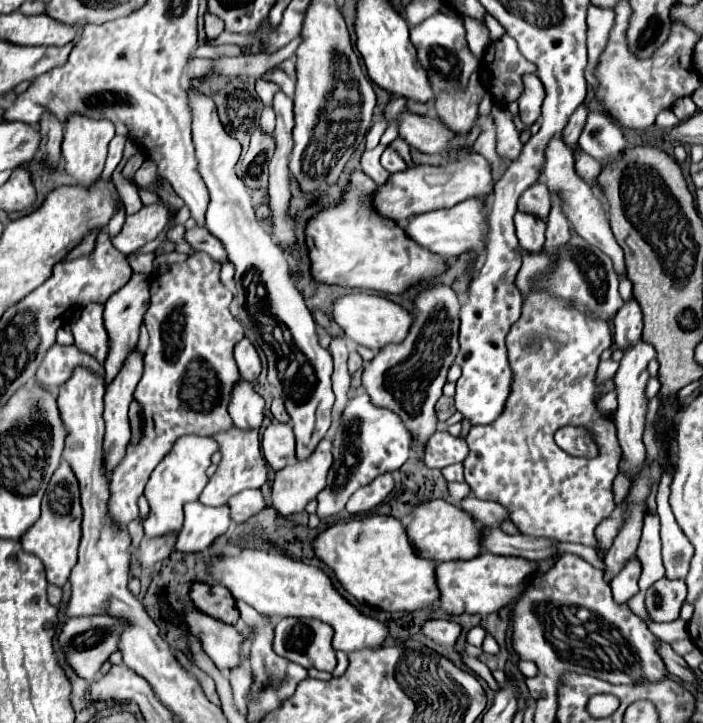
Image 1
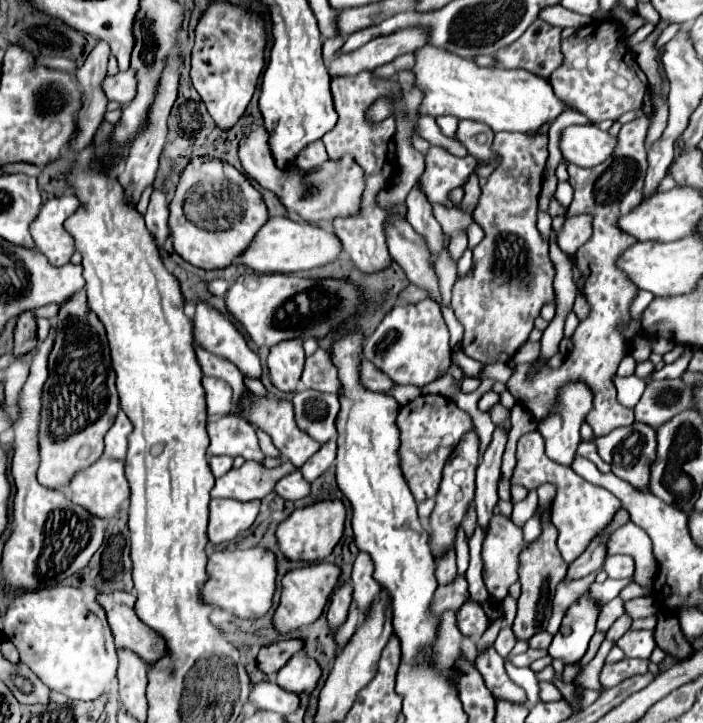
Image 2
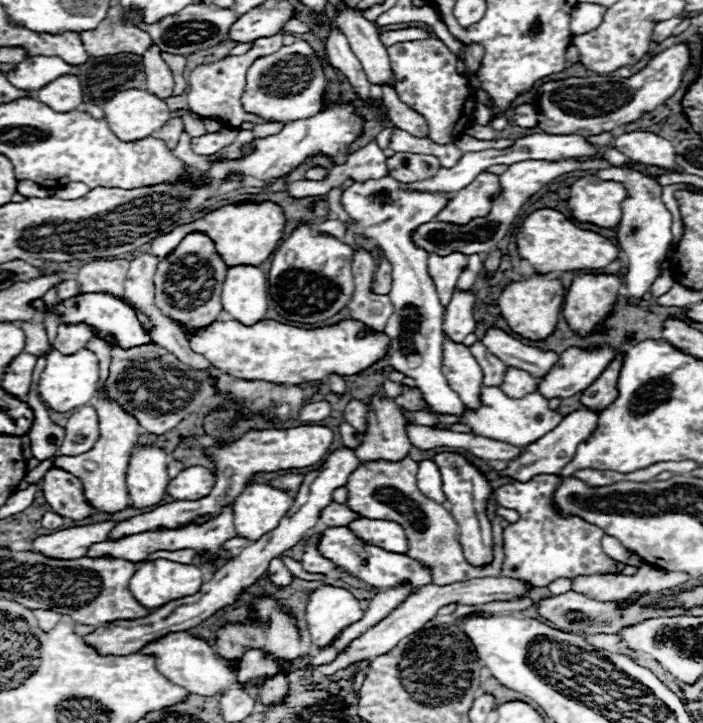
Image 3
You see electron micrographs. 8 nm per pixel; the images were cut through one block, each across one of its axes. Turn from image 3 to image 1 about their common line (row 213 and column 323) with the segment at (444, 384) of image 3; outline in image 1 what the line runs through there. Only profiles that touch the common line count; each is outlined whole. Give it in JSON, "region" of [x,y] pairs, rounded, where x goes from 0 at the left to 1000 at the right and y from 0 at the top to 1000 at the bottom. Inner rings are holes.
{"region":[[[267,124],[267,136],[276,158],[273,194],[282,241],[299,268],[293,315],[316,332],[327,362],[336,368],[333,387],[341,443],[350,454],[350,465],[378,490],[381,528],[395,539],[415,578],[421,631],[424,636],[435,636],[469,592],[469,564],[475,559],[475,542],[469,534],[472,492],[455,479],[447,440],[418,396],[410,362],[378,315],[364,304],[356,268],[333,235],[341,219],[341,196],[324,188],[316,177],[299,133]]]}

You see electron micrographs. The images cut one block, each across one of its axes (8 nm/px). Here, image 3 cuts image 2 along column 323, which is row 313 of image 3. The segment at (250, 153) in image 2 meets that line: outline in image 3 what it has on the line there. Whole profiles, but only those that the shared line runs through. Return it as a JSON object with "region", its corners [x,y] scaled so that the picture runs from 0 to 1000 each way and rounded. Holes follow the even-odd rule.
{"region":[[[276,321],[267,324],[256,340],[239,351],[225,365],[225,373],[219,379],[219,396],[222,396],[222,423],[245,443],[273,451],[273,454],[287,454],[299,451],[304,443],[316,437],[316,418],[313,418],[313,404],[321,382],[321,365],[307,349],[307,340],[293,324]]]}

